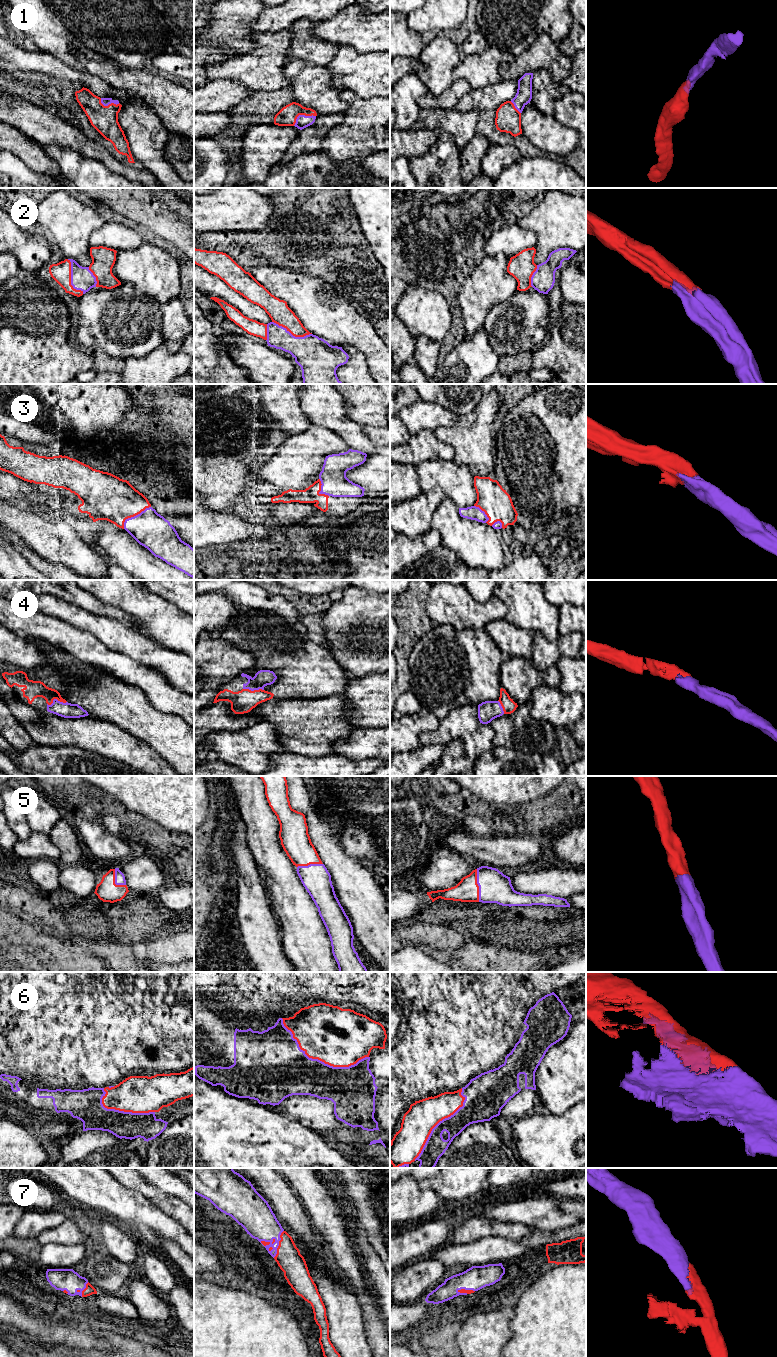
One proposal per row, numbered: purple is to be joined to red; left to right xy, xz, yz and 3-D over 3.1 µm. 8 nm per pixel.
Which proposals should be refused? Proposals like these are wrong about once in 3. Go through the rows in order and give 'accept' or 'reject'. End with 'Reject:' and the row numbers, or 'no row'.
1: accept
2: accept
3: accept
4: accept
5: accept
6: accept
7: accept
Reject: no row

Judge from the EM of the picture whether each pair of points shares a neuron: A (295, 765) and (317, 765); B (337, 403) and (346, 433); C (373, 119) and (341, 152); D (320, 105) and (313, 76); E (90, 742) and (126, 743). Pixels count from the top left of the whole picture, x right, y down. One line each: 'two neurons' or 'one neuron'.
A: one neuron
B: one neuron
C: one neuron
D: one neuron
E: one neuron

